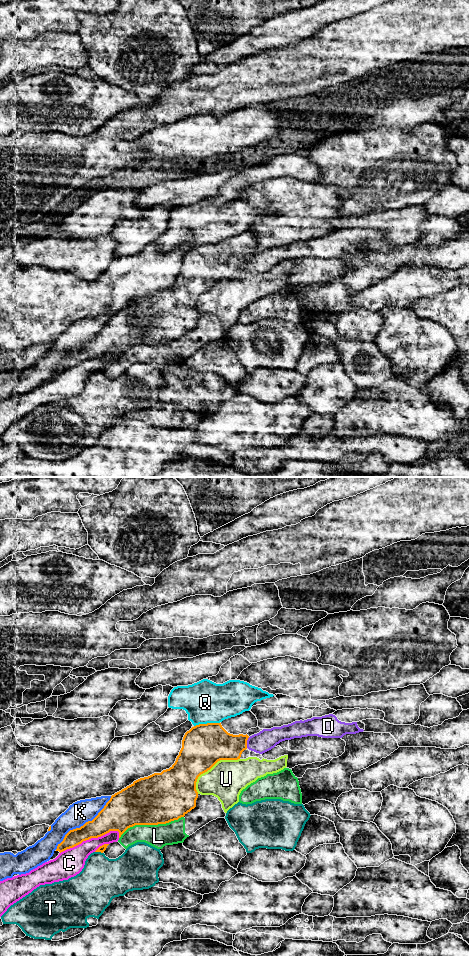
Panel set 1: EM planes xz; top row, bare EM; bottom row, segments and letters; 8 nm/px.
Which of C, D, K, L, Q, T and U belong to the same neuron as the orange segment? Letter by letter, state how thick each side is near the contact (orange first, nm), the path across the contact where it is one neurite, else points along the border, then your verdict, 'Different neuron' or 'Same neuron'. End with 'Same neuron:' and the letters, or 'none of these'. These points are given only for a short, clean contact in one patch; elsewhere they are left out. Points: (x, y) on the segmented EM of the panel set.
C: Thickness 220 nm (orange) against 220 nm. Different neuron
D: Thickness 280 nm (orange) against 170 nm. Path across: xz (215, 743), (246, 742), (262, 742), (265, 740). Same neuron
K: Thickness 220 nm (orange) against 190 nm. Different neuron
L: Thickness 400 nm (orange) against 190 nm. Different neuron
Q: Thickness 340 nm (orange) against 340 nm. Boundary: xz (219, 722), (199, 723), (194, 726). Different neuron
T: Thickness 50 nm (orange) against 360 nm. Different neuron
U: Thickness 340 nm (orange) against 300 nm. Different neuron
Same neuron: D

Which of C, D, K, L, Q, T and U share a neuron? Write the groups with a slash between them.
C / D / K / L / Q / T / U

